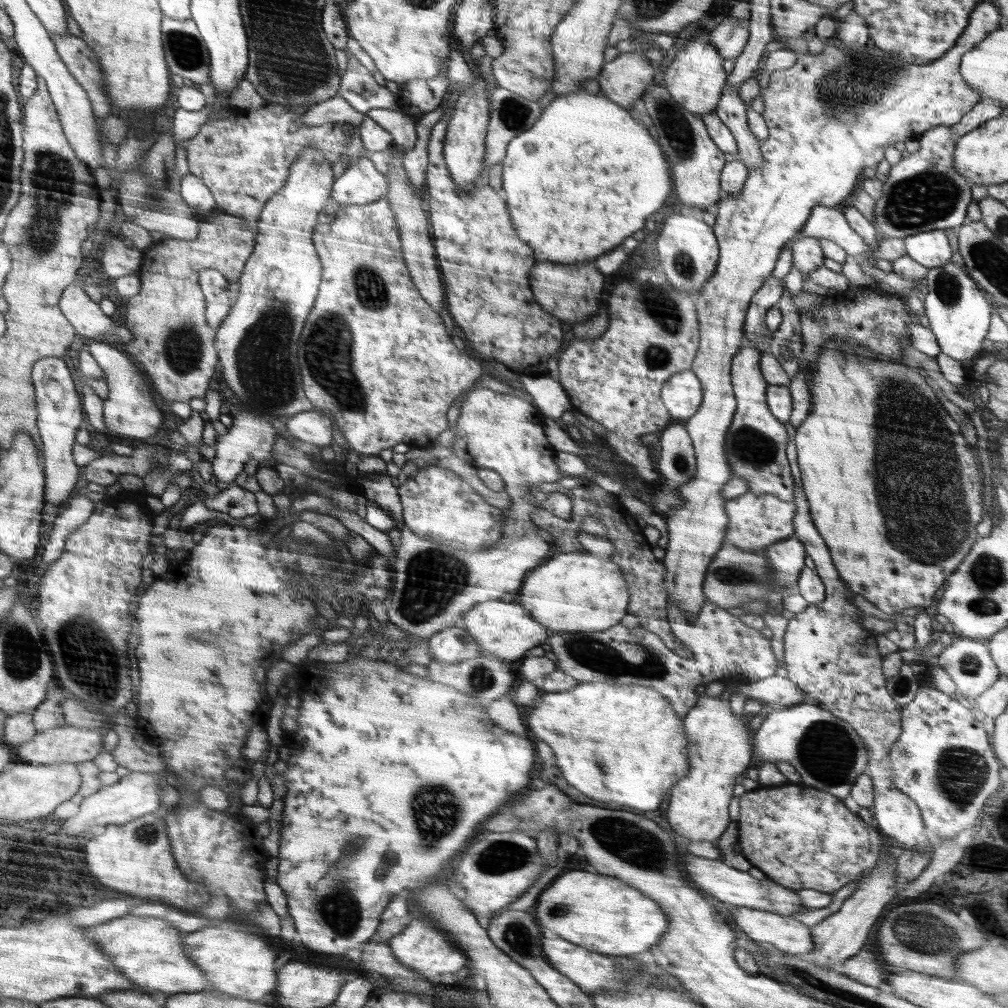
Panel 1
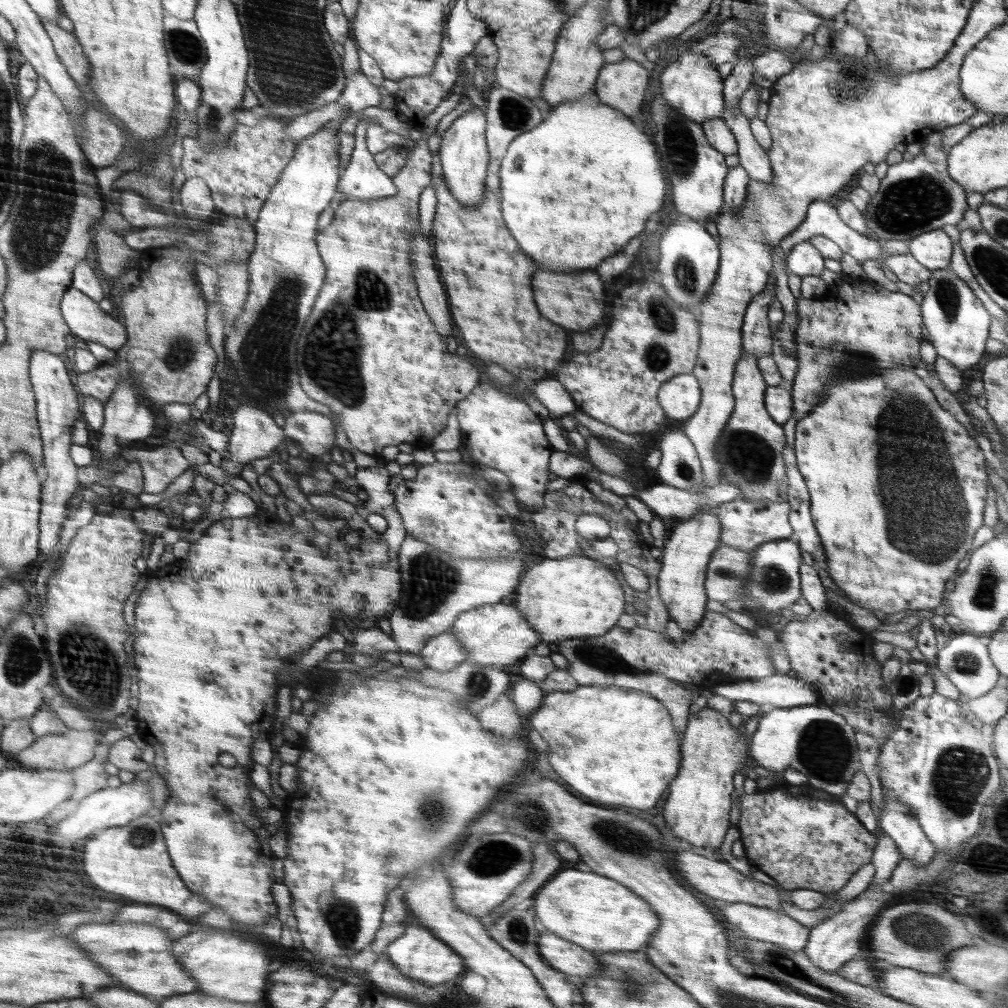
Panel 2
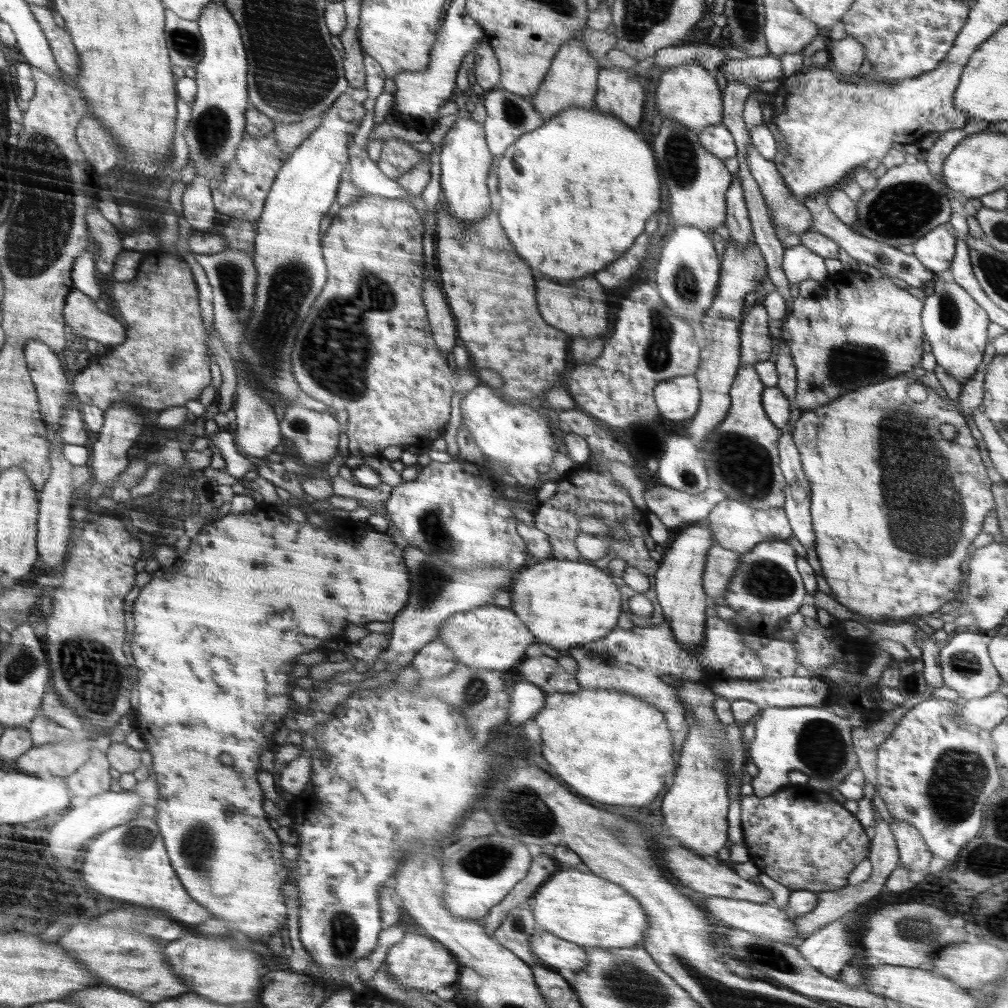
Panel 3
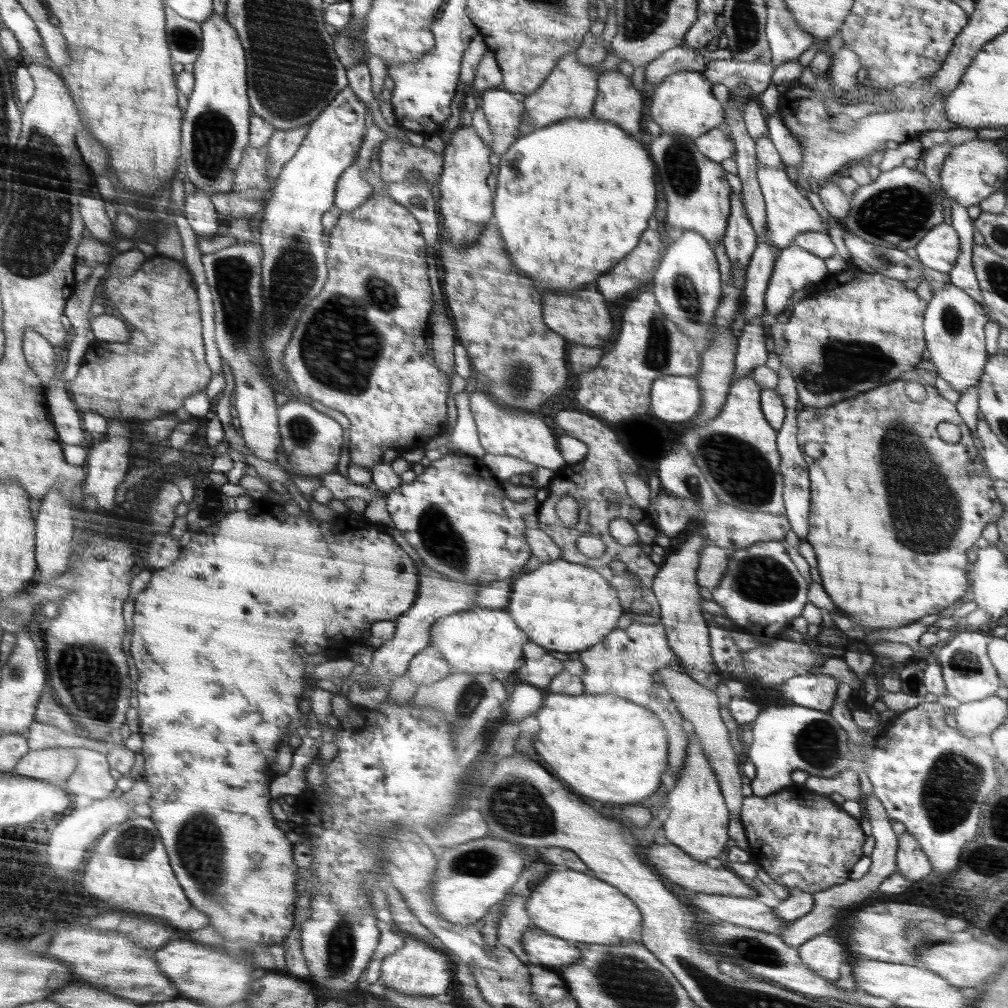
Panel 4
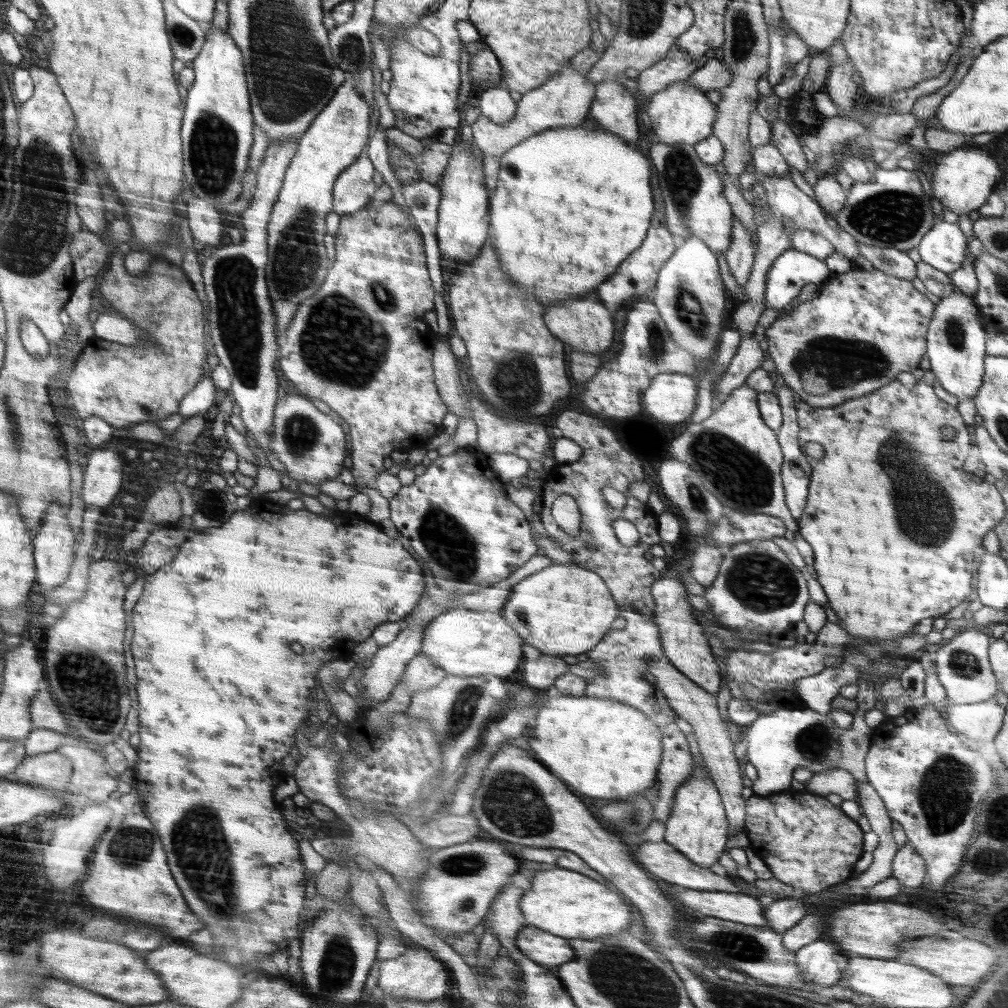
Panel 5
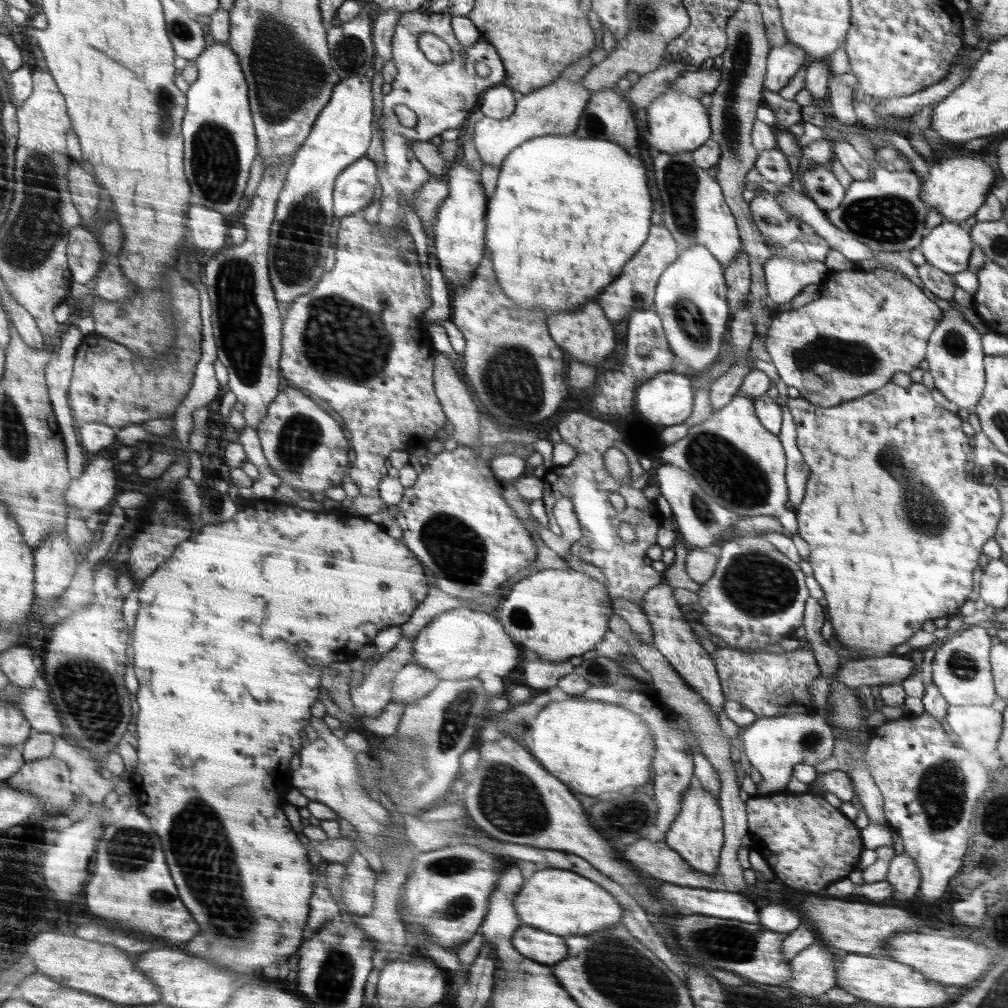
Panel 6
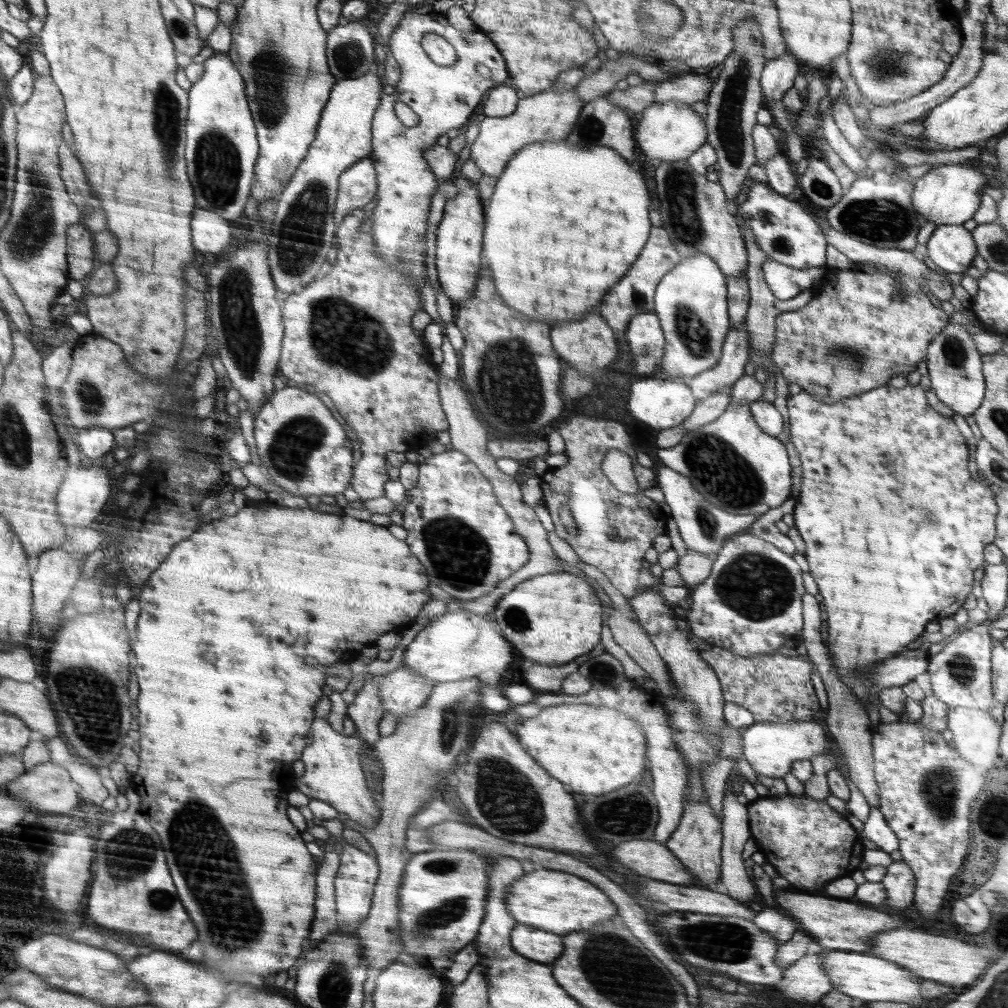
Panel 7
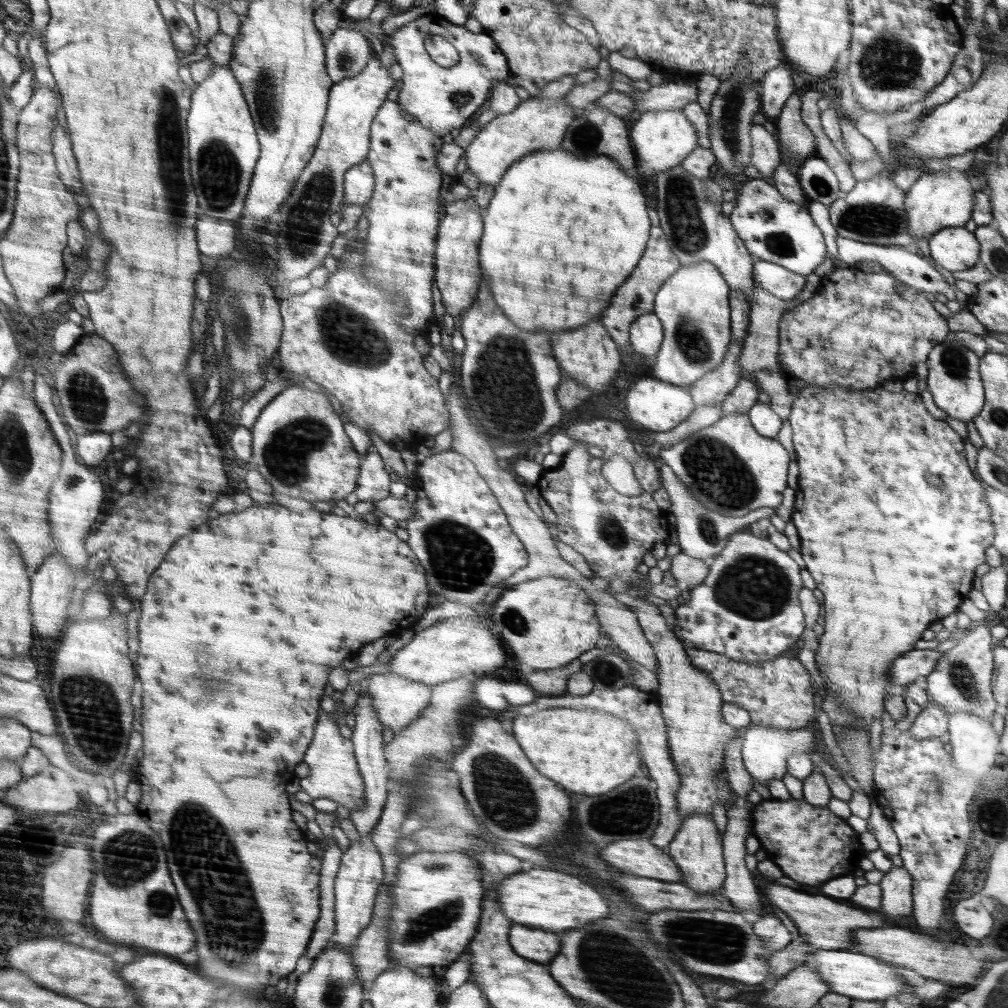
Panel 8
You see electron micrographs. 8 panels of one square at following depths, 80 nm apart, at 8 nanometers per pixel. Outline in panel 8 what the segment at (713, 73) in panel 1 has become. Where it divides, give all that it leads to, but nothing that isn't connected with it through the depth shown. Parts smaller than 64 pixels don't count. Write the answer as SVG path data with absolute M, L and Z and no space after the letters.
M683 109L675 110L649 110L640 115L640 118L636 120L631 130L632 141L636 144L636 160L640 160L638 164L638 176L654 176L656 172L667 172L668 170L675 168L683 163L683 160L688 158L694 151L694 148L698 147L698 135L692 123L686 118L683 113Z

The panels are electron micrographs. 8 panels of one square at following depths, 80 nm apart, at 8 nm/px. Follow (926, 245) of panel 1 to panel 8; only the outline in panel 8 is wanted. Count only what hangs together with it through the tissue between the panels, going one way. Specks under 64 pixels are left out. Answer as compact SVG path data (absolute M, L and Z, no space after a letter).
M944 227L929 239L930 258L947 271L972 268L978 262L982 246L974 232L962 227Z

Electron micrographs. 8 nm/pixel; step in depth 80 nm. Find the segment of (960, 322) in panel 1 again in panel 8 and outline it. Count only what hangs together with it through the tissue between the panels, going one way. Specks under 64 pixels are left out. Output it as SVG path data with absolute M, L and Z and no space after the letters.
M947 336L947 339L937 344L930 352L930 358L925 360L927 366L927 389L932 394L936 406L942 408L950 418L958 419L967 423L975 419L986 402L985 385L983 384L982 372L980 371L980 360L975 352L968 349L962 341Z

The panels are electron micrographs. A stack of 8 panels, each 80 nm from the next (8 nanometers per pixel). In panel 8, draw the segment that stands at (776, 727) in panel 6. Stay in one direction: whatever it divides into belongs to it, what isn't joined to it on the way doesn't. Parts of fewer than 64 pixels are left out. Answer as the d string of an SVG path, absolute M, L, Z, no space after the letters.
M751 725L742 736L742 760L746 770L753 780L763 786L767 786L772 778L781 779L787 774L787 760L792 754L808 754L814 746L814 732L804 728L764 728L763 726Z

